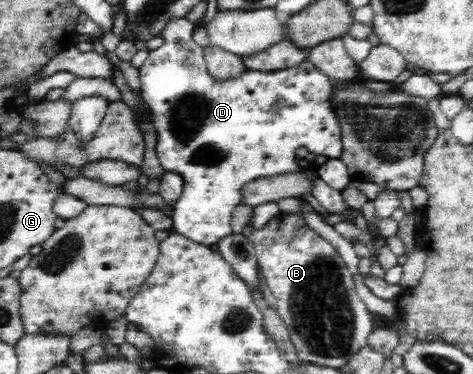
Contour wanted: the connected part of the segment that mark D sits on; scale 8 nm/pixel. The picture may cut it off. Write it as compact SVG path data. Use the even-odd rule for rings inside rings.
M175 17L166 20L160 36L164 44L149 52L143 65L139 67L142 85L142 98L150 106L154 115L158 134L156 152L162 168L176 171L184 180L183 191L177 199L172 220L177 233L184 235L194 243L206 246L218 243L233 235L232 212L240 205L239 189L249 181L272 175L292 175L305 173L311 183L311 194L330 214L342 213L348 216L348 223L355 223L360 209L346 206L340 190L332 189L317 172L296 163L296 150L306 147L316 156L324 155L329 159L341 159L343 153L340 117L335 106L335 92L345 89L346 82L331 80L311 61L302 61L296 67L282 71L252 71L246 69L240 77L216 82L211 78L205 64L203 47L192 38L195 23L188 18Z

